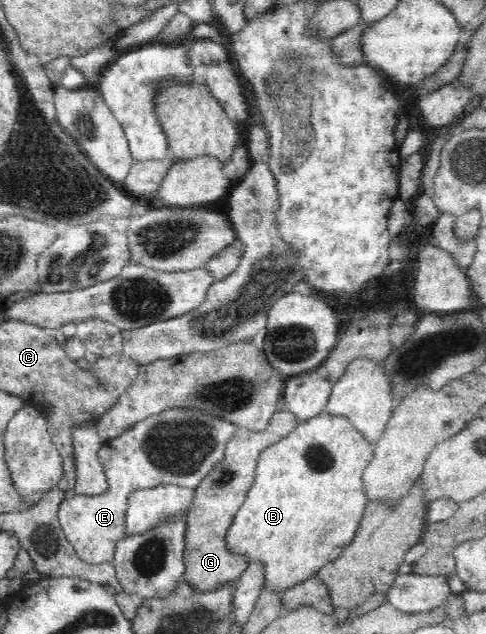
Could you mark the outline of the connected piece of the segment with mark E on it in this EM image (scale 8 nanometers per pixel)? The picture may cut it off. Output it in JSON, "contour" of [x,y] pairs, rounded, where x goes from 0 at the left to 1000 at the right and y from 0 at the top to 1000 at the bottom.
{"contour":[[[348,644],[348,647],[335,647],[311,659],[298,659],[290,666],[265,672],[265,677],[257,678],[249,688],[214,696],[204,707],[204,727],[212,733],[222,757],[220,773],[212,779],[195,782],[156,779],[148,785],[132,787],[123,797],[119,820],[140,855],[152,863],[156,872],[183,890],[233,888],[241,858],[257,845],[265,782],[278,773],[340,763],[403,771],[409,762],[440,740],[440,735],[459,726],[465,700],[473,691],[479,691],[488,677],[490,674],[477,666],[467,666],[461,659],[436,653],[418,653],[391,644],[385,647]]]}

